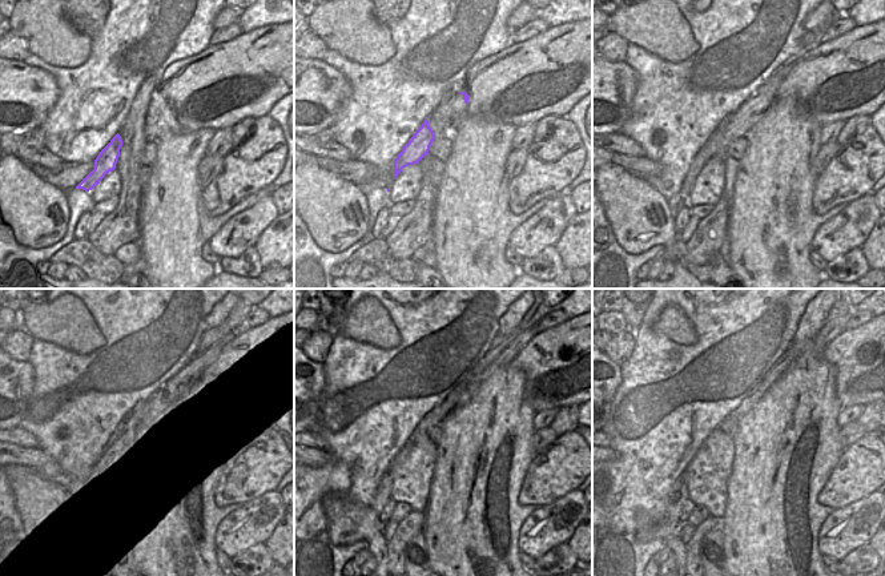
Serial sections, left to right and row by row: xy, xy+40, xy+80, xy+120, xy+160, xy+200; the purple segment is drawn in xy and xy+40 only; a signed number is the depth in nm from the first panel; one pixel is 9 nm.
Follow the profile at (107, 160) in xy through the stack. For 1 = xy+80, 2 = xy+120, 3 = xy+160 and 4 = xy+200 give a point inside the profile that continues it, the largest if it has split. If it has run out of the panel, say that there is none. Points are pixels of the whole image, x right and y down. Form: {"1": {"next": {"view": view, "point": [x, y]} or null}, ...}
{"1": {"next": {"view": "xy+80", "point": [755, 107]}}, "2": {"next": {"view": "xy+120", "point": [161, 399]}}, "3": {"next": {"view": "xy+160", "point": [507, 355]}}, "4": {"next": {"view": "xy+200", "point": [832, 329]}}}

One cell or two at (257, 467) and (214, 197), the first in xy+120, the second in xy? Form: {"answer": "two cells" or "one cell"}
{"answer": "one cell"}

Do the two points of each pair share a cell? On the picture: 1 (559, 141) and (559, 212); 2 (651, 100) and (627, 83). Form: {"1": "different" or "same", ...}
{"1": "different", "2": "different"}

